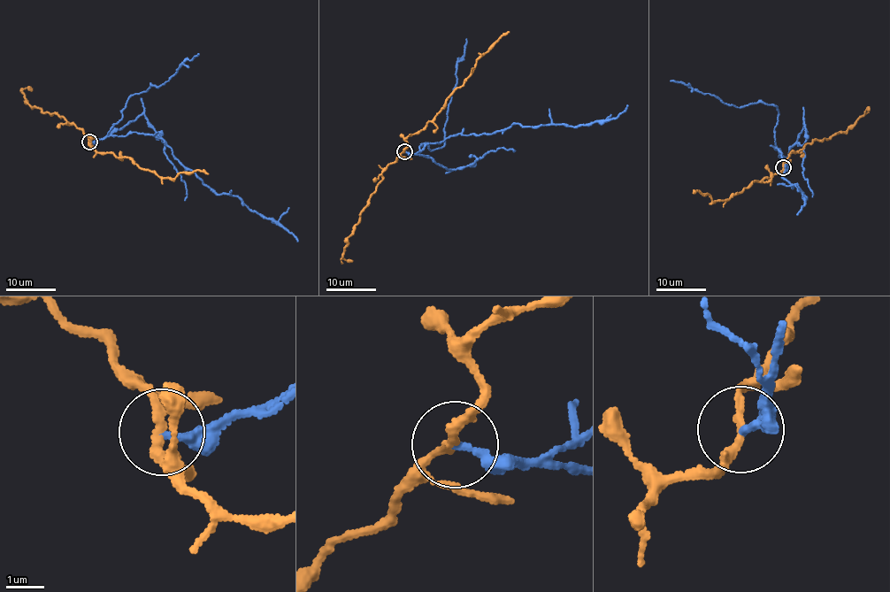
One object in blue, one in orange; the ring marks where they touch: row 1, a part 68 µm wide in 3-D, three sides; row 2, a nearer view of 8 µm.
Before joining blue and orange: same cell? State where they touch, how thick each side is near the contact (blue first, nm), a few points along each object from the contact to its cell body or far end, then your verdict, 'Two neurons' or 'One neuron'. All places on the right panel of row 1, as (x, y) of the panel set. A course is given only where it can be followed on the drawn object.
Place: (783, 167). Thickness 200 nm (blue) against 240 nm. Course of blue: (783, 168), (786, 161), (774, 149), (786, 166), (784, 178), (804, 194), (806, 203), (796, 215). Course of orange: (783, 168), (770, 179), (755, 180), (728, 199), (712, 201), (709, 194), (697, 190), (693, 193). Two neurons

